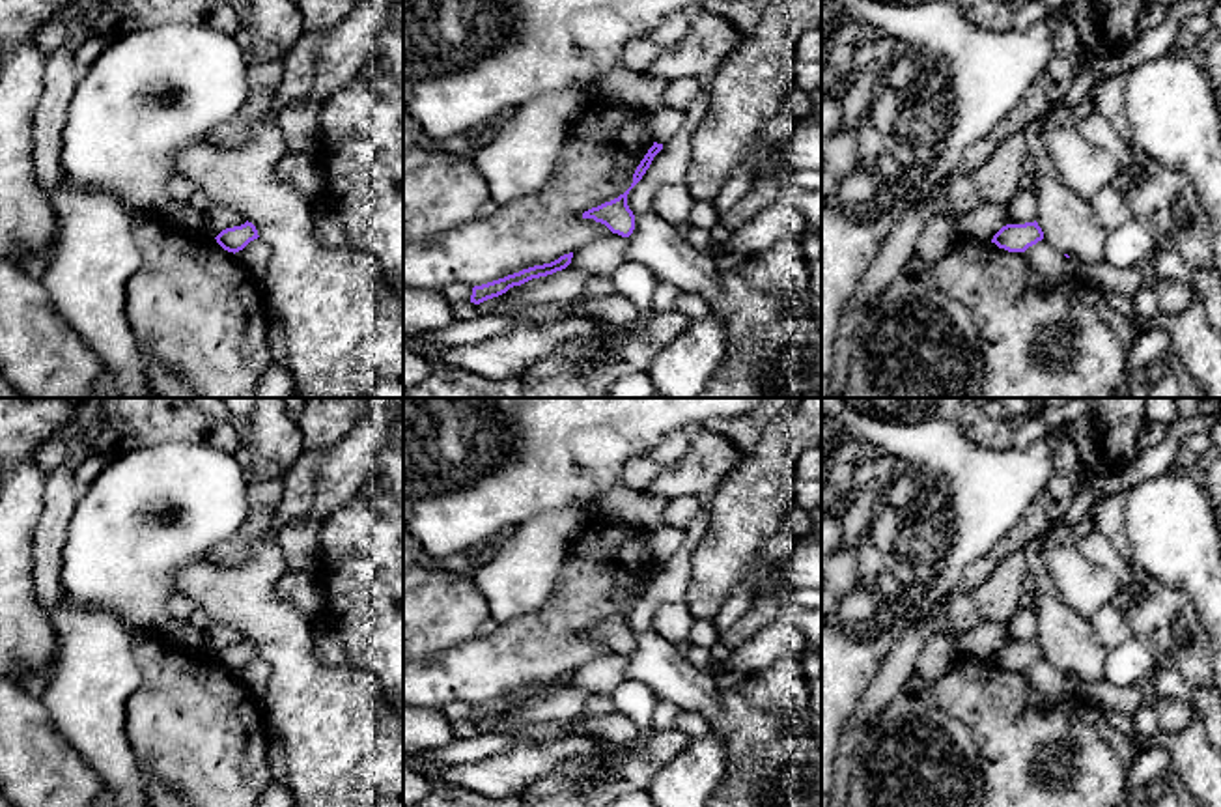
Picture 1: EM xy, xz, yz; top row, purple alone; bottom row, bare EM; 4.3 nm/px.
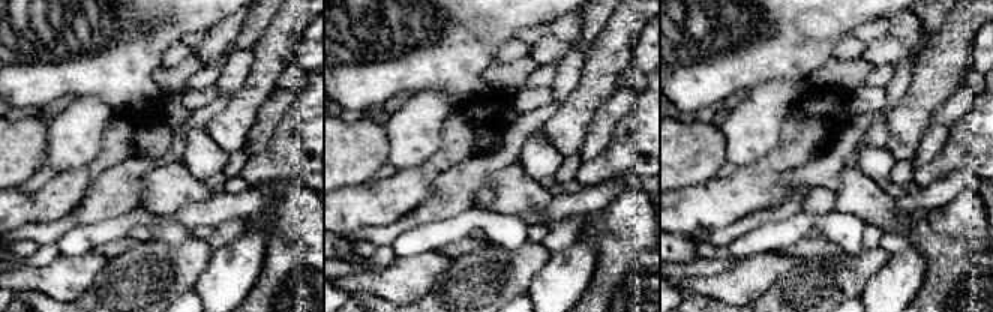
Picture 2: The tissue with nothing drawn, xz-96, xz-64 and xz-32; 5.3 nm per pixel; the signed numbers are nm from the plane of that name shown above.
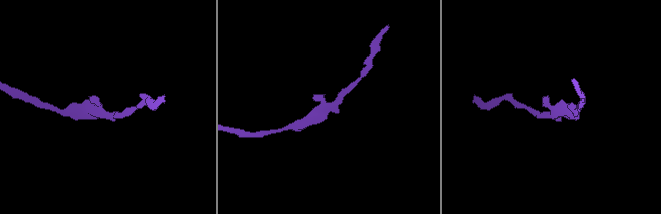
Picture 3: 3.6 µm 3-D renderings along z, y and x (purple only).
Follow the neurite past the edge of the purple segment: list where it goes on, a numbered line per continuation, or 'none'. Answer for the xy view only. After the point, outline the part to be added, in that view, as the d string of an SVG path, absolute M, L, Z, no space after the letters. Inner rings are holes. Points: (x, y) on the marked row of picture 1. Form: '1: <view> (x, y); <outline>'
none

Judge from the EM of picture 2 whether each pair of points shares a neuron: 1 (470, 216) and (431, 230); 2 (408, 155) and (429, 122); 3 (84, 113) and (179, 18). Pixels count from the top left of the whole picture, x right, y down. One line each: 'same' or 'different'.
1: same
2: same
3: different

